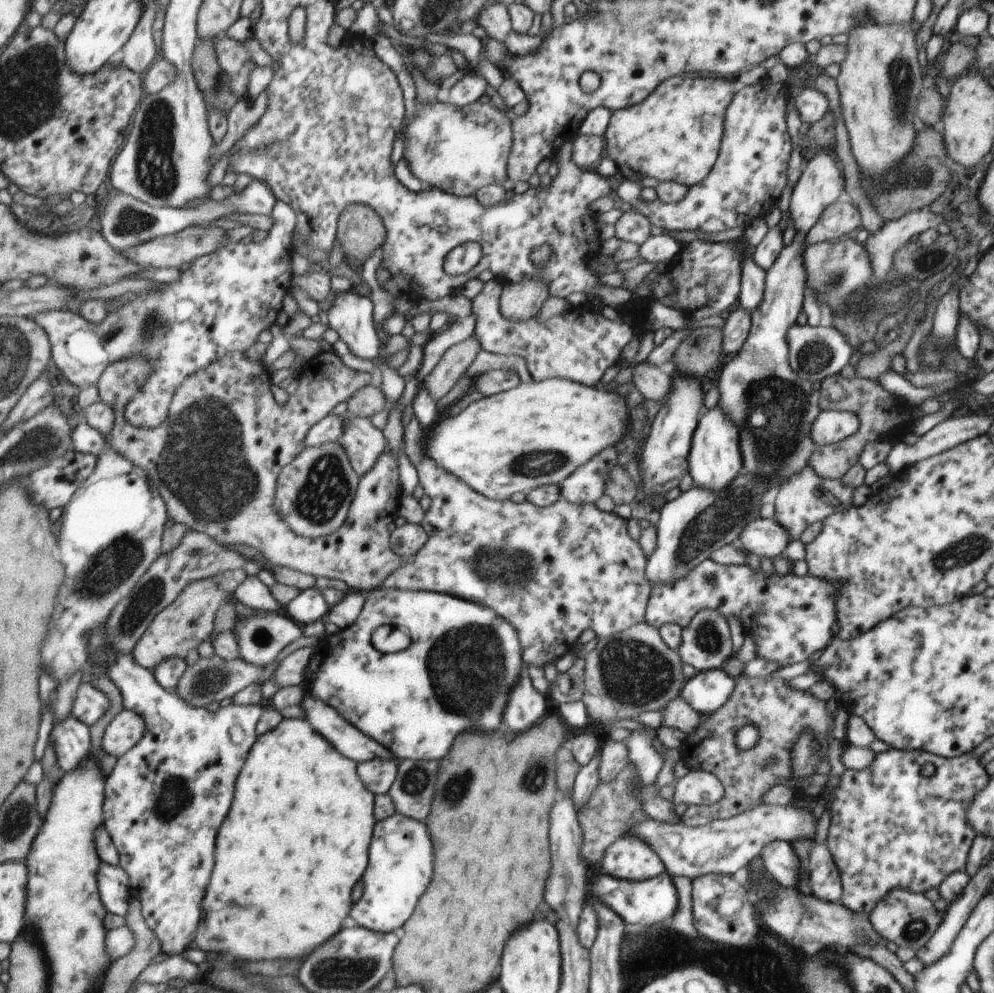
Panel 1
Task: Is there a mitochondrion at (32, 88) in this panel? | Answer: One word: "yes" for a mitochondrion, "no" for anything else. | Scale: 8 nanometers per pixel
yes

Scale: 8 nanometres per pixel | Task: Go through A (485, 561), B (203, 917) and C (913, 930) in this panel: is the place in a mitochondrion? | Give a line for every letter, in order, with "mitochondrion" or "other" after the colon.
A: mitochondrion
B: other
C: mitochondrion

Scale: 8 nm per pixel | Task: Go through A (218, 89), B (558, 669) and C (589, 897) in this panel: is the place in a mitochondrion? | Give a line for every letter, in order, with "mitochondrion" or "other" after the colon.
A: mitochondrion
B: other
C: other

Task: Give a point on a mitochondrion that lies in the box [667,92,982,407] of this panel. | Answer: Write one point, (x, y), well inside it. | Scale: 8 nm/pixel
(914, 175)

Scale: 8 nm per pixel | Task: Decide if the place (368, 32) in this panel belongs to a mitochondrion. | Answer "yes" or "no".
no

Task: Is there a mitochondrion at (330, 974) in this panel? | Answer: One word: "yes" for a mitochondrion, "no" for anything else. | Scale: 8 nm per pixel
yes

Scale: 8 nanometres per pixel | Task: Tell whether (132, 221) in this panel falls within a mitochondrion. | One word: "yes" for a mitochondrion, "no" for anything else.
yes

